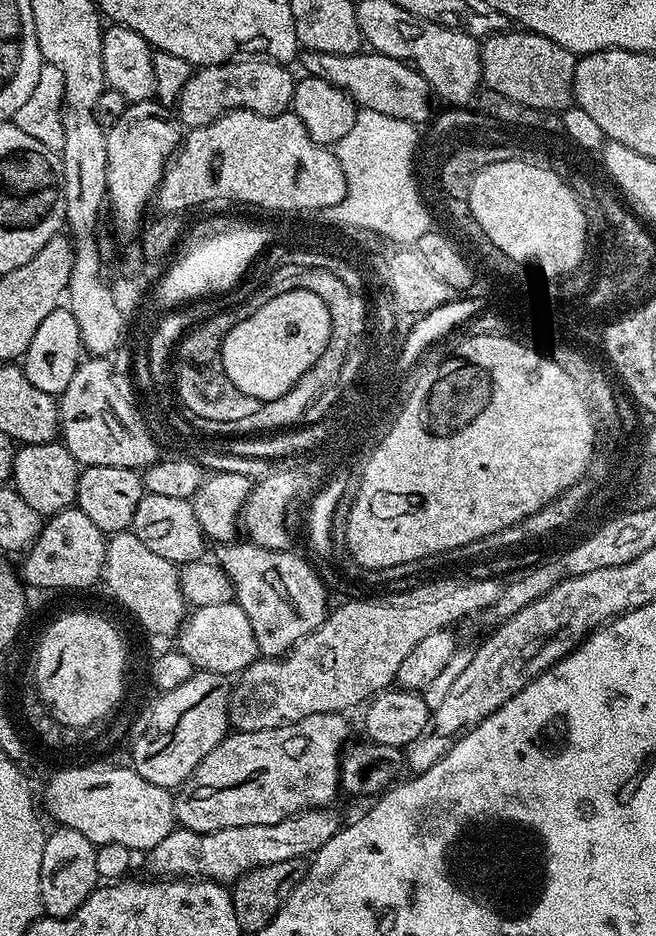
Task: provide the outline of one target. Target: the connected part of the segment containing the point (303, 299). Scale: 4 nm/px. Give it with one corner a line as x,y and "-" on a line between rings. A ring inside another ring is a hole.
308,289
290,290
290,294
278,294
278,298
270,298
270,302
266,302
258,310
254,310
254,314
250,314
250,318
238,322
238,326
234,326
226,334
226,338
222,342
222,366
224,367
224,376
236,387
241,396
249,396
259,402
277,400
279,396
286,394
292,389
292,387
320,361
324,352
329,351
332,328
330,311
327,310
326,303
322,302
317,294
311,293

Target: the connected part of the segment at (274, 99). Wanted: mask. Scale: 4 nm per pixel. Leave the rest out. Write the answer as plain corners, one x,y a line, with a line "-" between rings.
233,58
226,64
197,67
176,99
175,115
188,130
206,126
227,112
235,112
237,108
263,116
281,116
291,109
296,89
296,80
288,71
285,65
267,58

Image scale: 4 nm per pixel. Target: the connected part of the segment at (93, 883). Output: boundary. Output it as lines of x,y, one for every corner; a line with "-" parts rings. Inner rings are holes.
56,826
45,835
42,846
42,870
38,873
40,882
40,906
47,915
69,916
90,898
92,891
101,883
98,869
94,863
97,845
86,838
86,834
78,834
78,830
70,830

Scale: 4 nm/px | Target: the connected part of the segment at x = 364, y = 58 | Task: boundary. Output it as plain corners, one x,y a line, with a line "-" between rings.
304,50
299,53
298,64
305,68
307,75
342,90
361,109
378,110
378,114
390,114
390,118
400,118
417,126
427,125
433,119
434,96
426,78
417,68
398,58
371,50
359,50
348,56

